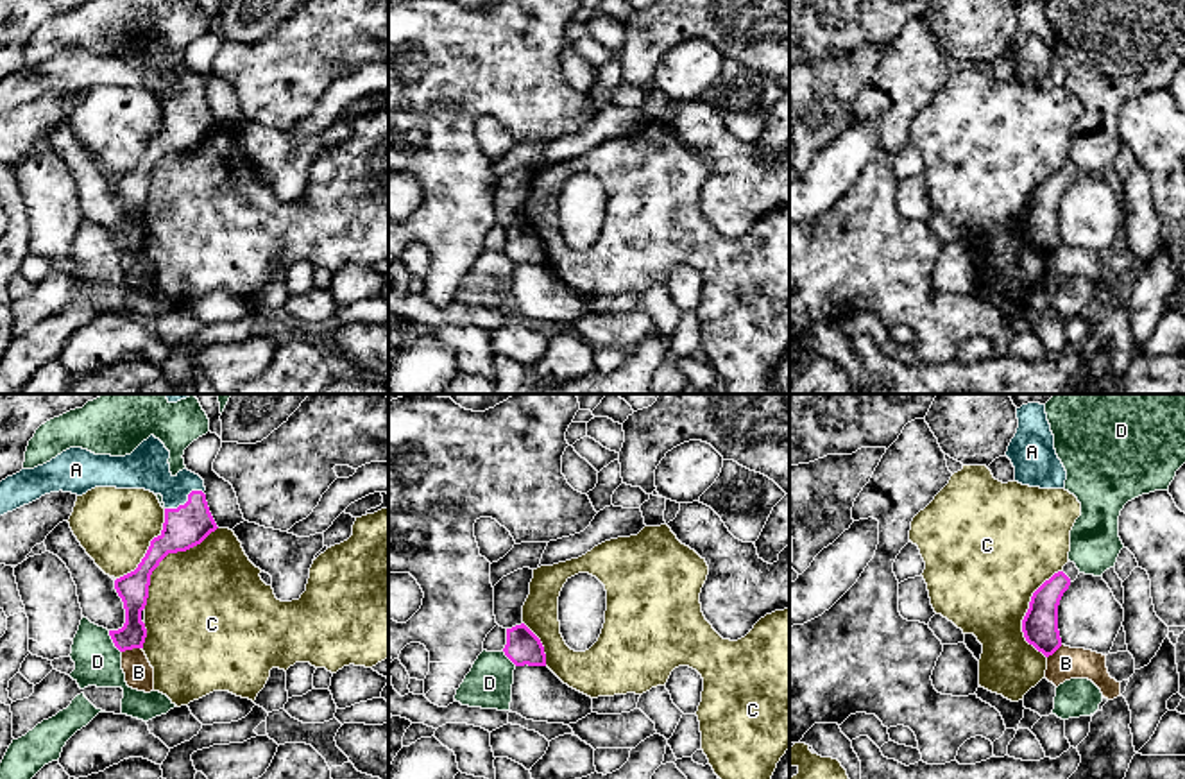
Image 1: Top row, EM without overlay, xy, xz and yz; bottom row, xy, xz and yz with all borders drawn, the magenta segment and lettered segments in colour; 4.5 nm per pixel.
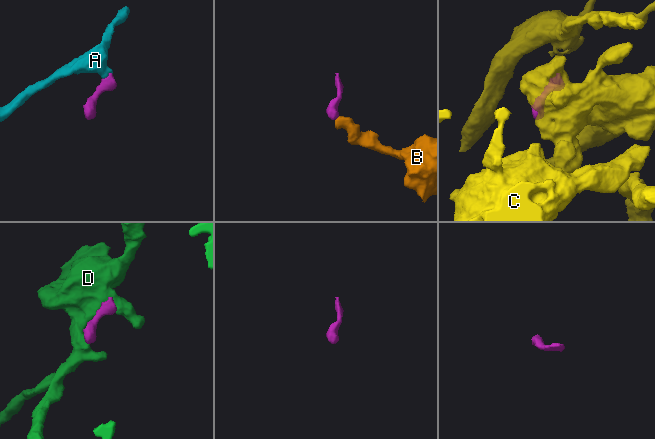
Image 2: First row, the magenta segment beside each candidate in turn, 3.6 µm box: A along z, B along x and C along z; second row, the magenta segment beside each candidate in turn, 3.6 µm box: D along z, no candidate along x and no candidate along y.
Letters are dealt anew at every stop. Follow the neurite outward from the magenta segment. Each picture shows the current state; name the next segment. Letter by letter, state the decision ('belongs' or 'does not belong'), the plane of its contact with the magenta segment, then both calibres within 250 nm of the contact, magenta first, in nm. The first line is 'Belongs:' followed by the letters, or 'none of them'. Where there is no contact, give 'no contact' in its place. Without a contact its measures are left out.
Belongs: A
A: belongs; contact in xy; calibres 190 and 190 nm
B: does not belong; contact in xy; calibres 120 and 130 nm
C: does not belong; contact in xy; calibres 190 and 460 nm
D: does not belong; contact in xy; calibres 140 and 200 nm

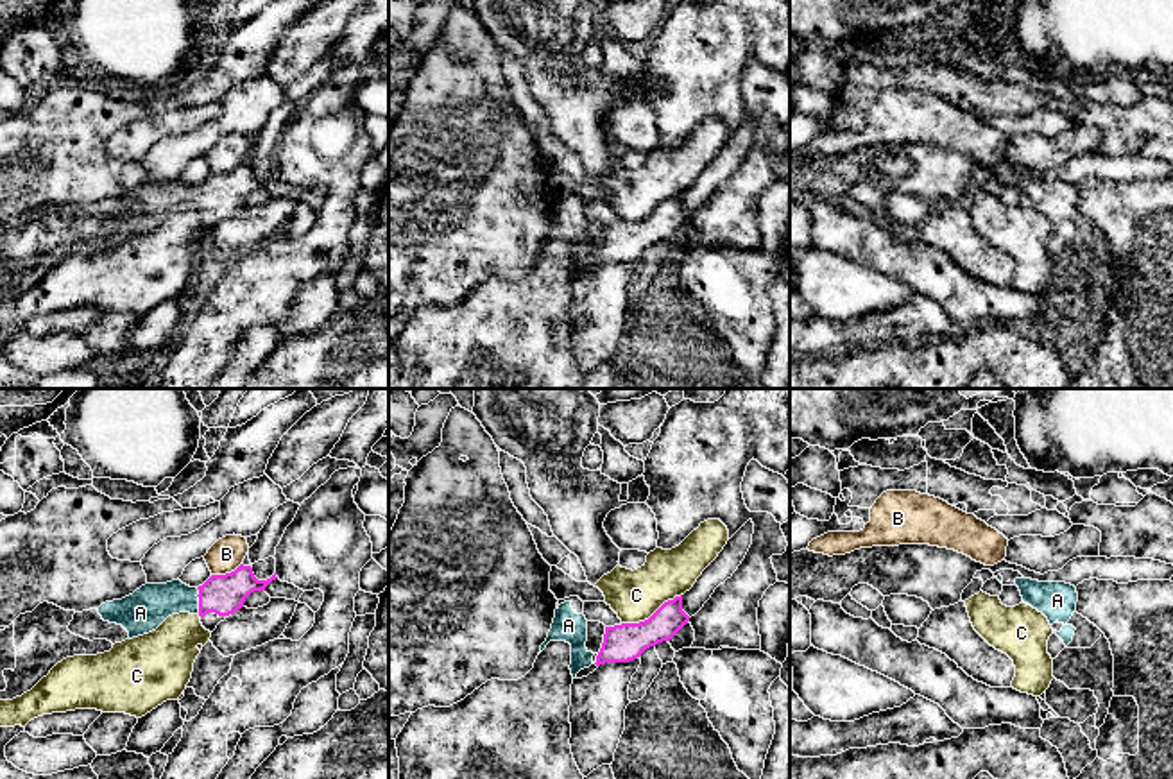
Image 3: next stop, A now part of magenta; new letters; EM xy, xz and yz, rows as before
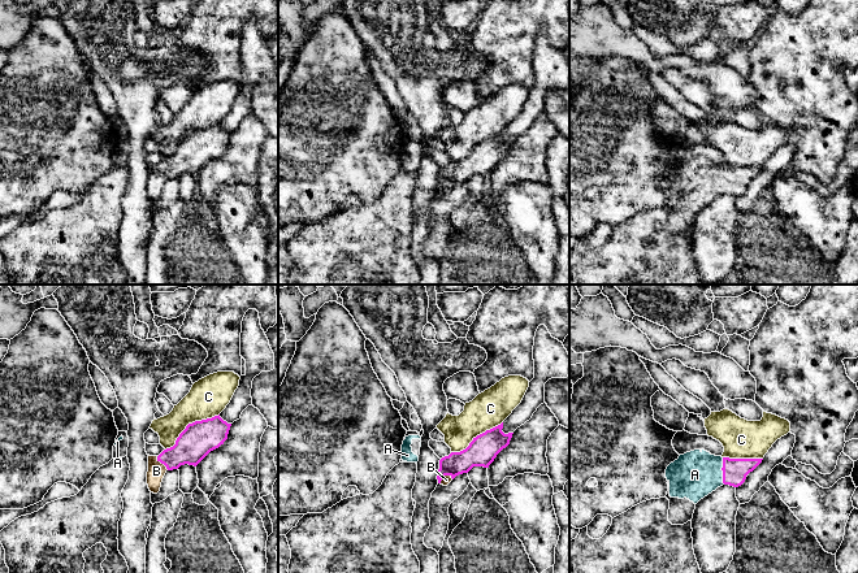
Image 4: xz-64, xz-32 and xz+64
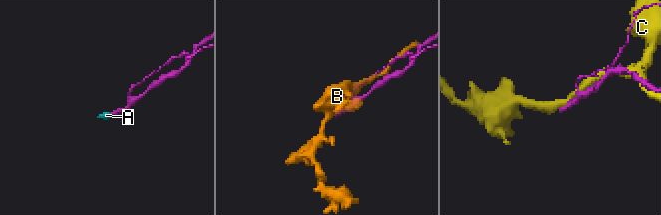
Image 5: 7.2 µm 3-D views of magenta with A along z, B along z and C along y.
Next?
Belongs: A
A: belongs; contact in xy; calibres 180 and 190 nm
B: does not belong; contact in xy; calibres 180 and 150 nm
C: does not belong; contact in xz; calibres 170 and 220 nm

